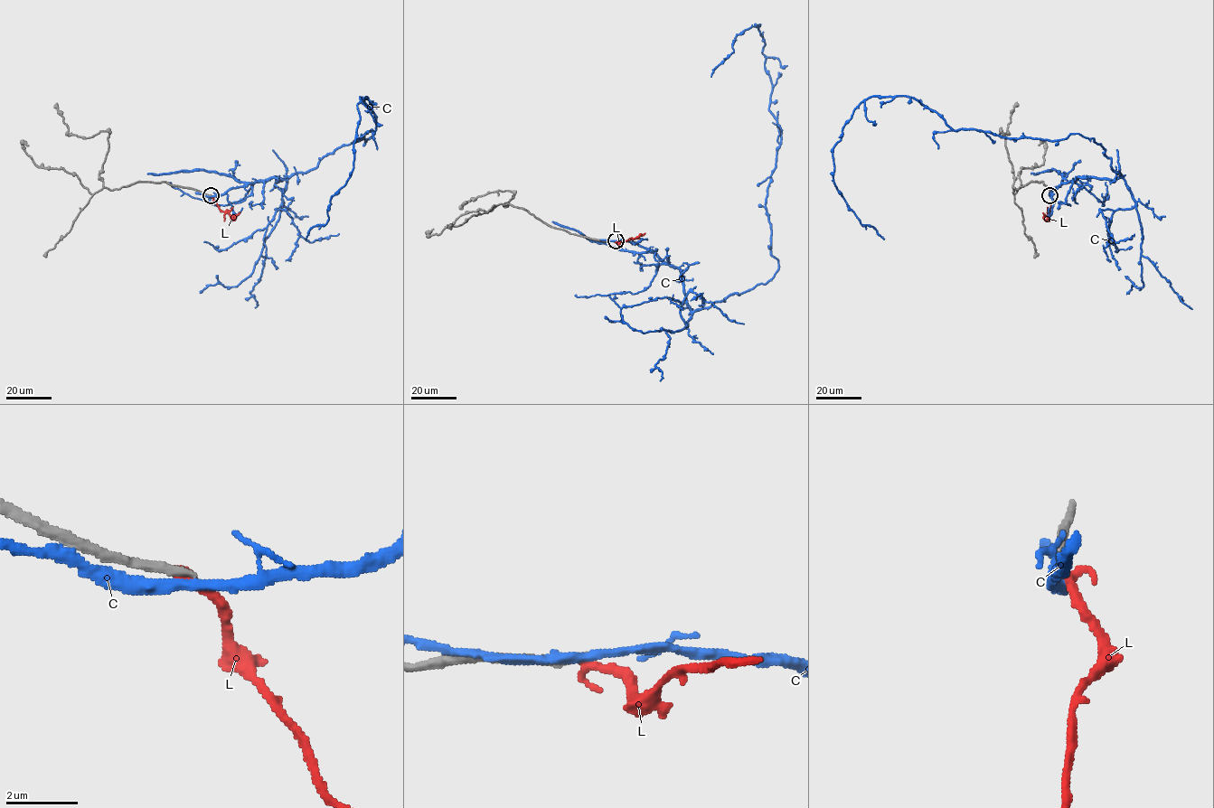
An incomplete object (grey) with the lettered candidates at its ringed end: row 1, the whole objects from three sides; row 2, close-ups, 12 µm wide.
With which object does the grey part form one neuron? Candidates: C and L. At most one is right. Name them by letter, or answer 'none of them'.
none of them

